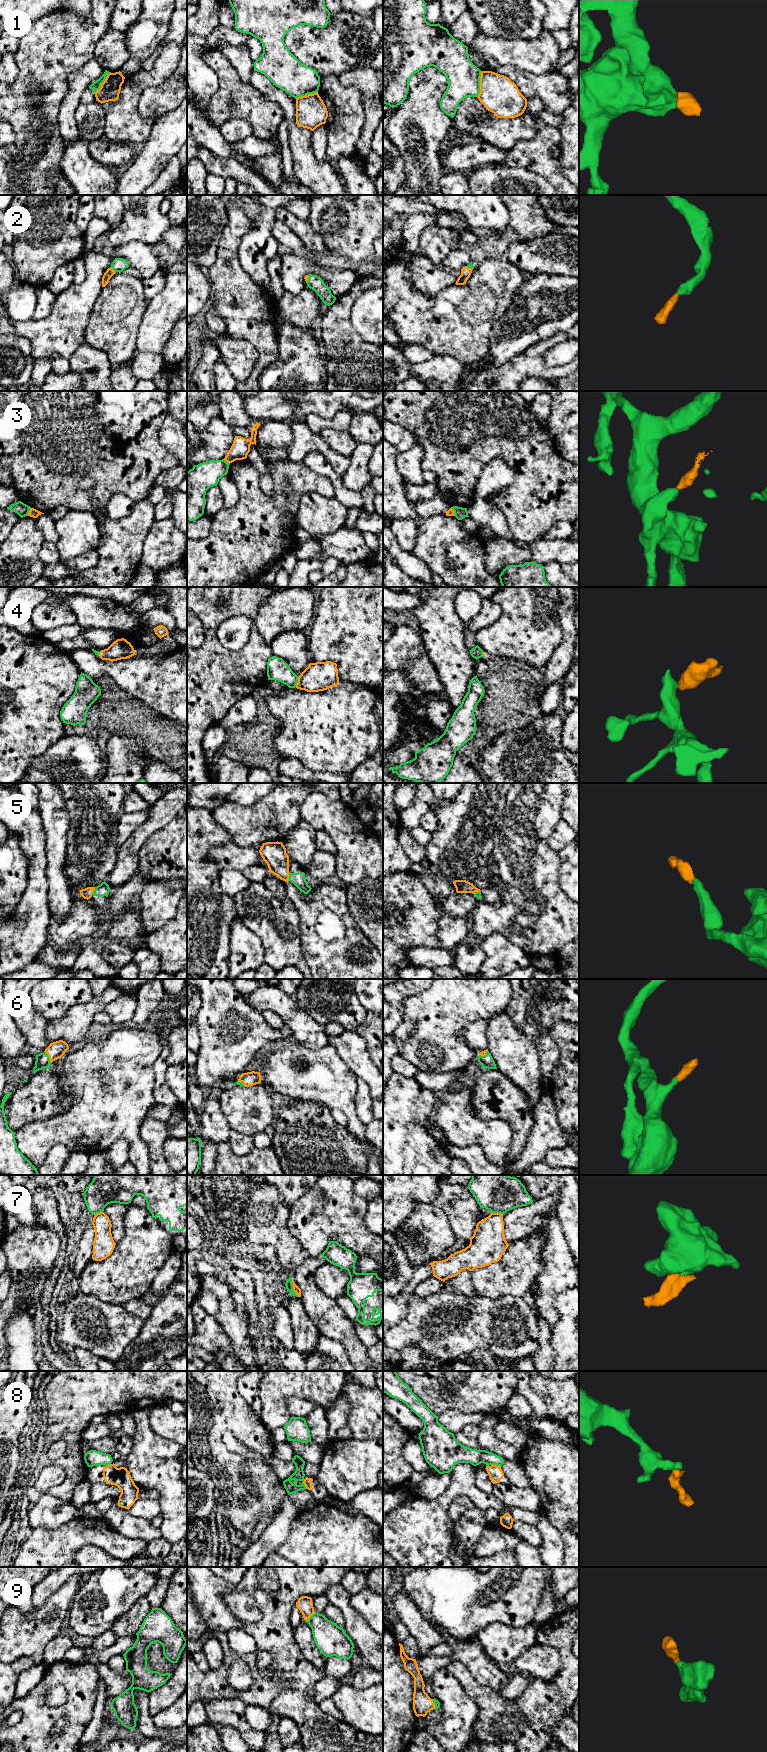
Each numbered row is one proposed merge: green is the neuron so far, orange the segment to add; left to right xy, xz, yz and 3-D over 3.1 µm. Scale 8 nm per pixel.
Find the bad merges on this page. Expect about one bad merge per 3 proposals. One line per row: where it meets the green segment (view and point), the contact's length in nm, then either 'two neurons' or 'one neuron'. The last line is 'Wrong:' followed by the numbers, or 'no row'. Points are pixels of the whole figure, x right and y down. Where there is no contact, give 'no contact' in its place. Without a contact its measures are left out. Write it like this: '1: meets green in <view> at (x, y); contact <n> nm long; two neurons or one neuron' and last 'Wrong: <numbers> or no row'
1: meets green in yz at (479, 84); contact 220 nm long; two neurons
2: meets green in xy at (113, 269); contact 60 nm long; one neuron
3: meets green in xy at (29, 510); contact 80 nm long; two neurons
4: meets green in xz at (297, 682); contact 80 nm long; one neuron
5: meets green in xy at (94, 891); contact 70 nm long; two neurons
6: meets green in xy at (48, 1057); contact 110 nm long; one neuron
7: meets green in xz at (292, 1288); contact 150 nm long; two neurons
8: meets green in xz at (303, 1484); contact 90 nm long; two neurons
9: meets green in xz at (311, 1616); contact 100 nm long; one neuron
Wrong: 1, 3, 5, 7, 8

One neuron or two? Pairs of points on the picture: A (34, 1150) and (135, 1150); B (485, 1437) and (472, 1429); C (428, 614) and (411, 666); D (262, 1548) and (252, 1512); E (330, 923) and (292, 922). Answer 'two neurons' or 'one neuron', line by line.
A: one neuron
B: two neurons
C: two neurons
D: two neurons
E: two neurons

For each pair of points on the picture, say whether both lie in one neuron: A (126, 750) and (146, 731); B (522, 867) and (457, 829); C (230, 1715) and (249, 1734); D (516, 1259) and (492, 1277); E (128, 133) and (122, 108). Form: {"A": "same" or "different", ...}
{"A": "different", "B": "different", "C": "same", "D": "same", "E": "same"}

